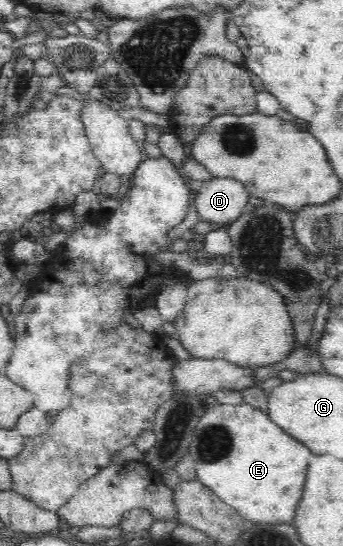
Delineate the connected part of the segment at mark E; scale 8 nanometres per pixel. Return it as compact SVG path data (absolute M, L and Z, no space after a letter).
M218 403L208 408L208 412L204 412L204 416L198 420L192 432L188 453L196 463L197 479L242 518L260 524L286 524L294 520L296 508L304 492L308 460L313 452L272 422L266 411L248 403L243 405Z

